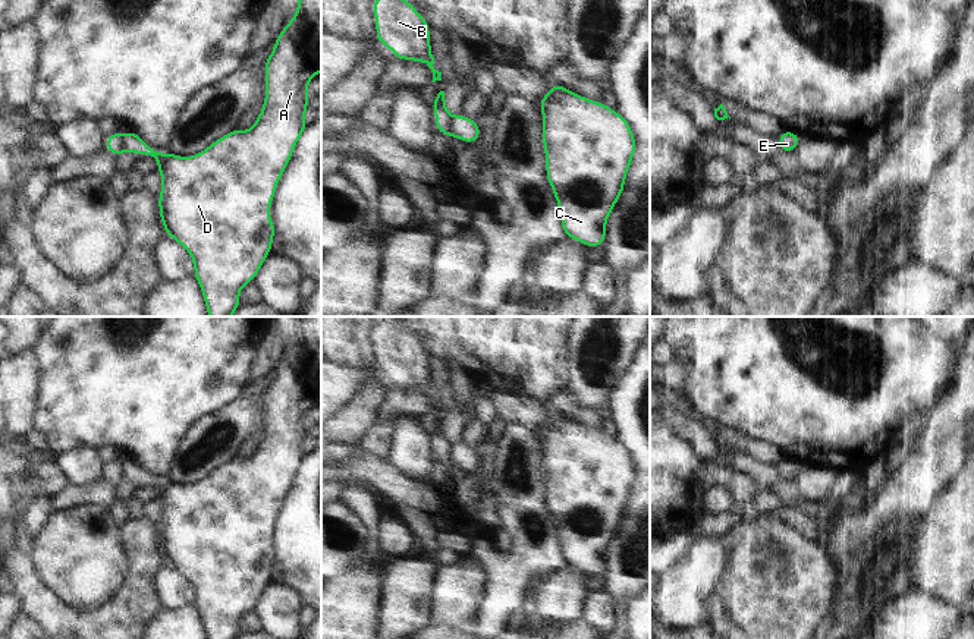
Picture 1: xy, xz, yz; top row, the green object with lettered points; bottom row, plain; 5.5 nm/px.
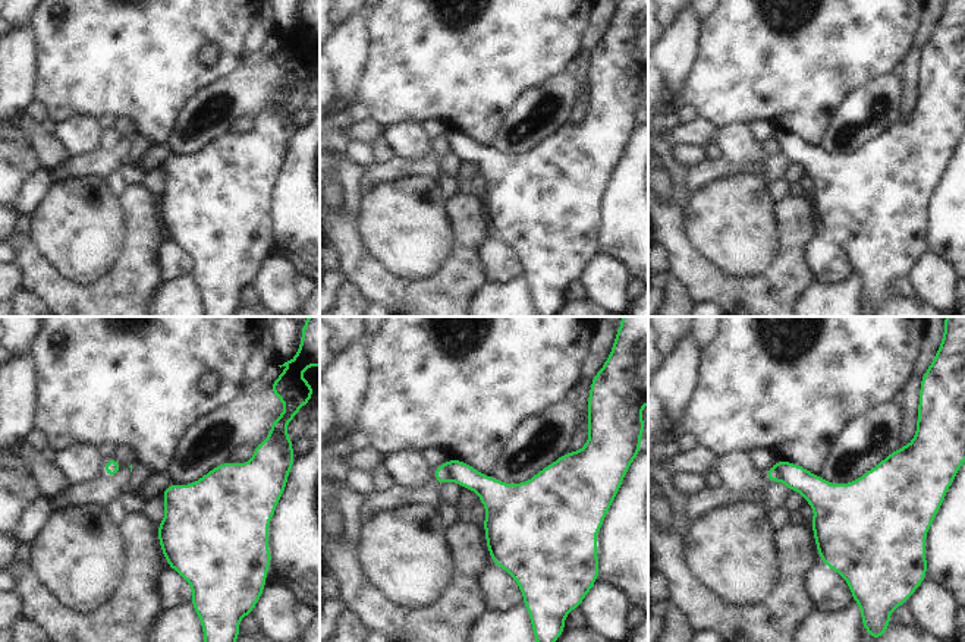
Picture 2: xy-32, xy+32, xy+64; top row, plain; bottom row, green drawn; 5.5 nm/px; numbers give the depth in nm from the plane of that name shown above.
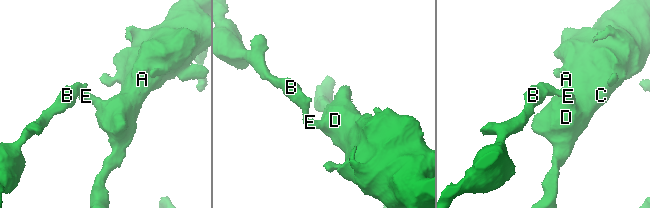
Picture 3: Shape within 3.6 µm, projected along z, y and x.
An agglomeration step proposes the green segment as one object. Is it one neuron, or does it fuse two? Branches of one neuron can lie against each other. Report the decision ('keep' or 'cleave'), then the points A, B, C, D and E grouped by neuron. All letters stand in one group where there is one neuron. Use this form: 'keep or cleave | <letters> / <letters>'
cleave | A C D E / B

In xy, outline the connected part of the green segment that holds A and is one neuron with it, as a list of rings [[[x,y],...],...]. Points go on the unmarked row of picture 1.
[[[301,317],[296,340],[274,368],[263,399],[264,437],[252,456],[232,457],[198,482],[160,482],[133,459],[122,462],[128,481],[158,488],[157,500],[163,507],[157,523],[161,554],[166,564],[191,583],[207,639],[236,639],[241,617],[254,611],[273,579],[276,551],[270,548],[270,529],[276,526],[277,511],[308,456],[302,448],[308,441],[308,412],[321,400],[321,317]]]

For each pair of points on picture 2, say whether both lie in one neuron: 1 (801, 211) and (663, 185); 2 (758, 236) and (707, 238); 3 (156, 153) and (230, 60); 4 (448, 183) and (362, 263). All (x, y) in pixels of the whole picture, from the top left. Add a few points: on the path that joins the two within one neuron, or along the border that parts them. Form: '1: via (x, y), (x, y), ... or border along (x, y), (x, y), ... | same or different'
1: border along (670, 198), (663, 203) | different
2: via (745, 236), (720, 236) | same
3: border along (164, 141), (153, 145) | different
4: border along (458, 191), (450, 200) | different

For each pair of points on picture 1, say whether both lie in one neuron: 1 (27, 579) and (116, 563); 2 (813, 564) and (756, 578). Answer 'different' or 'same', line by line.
1: different
2: same

